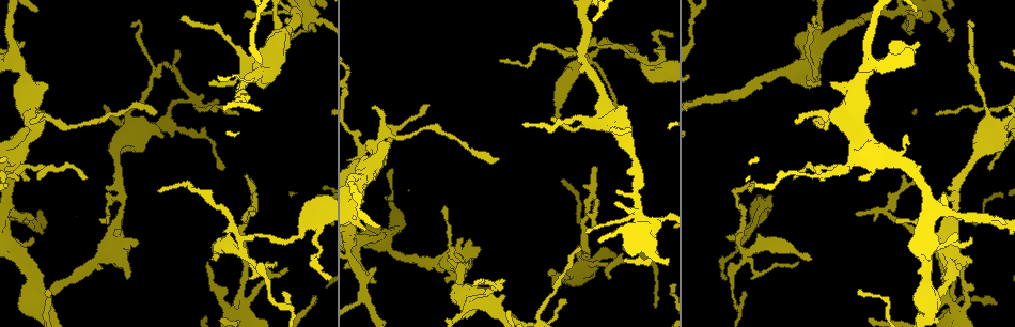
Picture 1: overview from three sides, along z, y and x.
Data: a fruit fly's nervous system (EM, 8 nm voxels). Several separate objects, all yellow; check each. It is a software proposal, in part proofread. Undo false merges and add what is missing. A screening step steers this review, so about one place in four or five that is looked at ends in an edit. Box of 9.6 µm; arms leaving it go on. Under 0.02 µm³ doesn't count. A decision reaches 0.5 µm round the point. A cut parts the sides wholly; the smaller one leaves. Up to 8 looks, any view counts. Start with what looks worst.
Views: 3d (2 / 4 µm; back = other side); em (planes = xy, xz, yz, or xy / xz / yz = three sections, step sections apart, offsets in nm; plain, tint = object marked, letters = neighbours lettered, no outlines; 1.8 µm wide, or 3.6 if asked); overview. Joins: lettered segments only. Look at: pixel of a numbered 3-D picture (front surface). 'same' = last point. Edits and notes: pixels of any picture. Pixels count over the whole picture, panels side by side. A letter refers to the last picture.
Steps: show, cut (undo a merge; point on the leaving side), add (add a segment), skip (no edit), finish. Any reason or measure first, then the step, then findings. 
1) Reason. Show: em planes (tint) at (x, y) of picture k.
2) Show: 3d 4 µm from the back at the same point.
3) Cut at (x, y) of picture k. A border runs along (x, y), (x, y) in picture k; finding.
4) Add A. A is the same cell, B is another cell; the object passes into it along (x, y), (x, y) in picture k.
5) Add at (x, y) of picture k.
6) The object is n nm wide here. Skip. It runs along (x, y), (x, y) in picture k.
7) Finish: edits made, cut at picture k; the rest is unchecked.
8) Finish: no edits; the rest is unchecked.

Sharp bend. Show: 3d 4 µm at (746, 254) of picture 1.

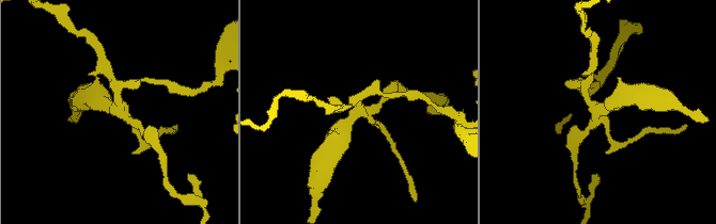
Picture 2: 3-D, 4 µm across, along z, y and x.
Need the tissue. Show: em yz step 8 (tint) at (594, 107) of picture 2.

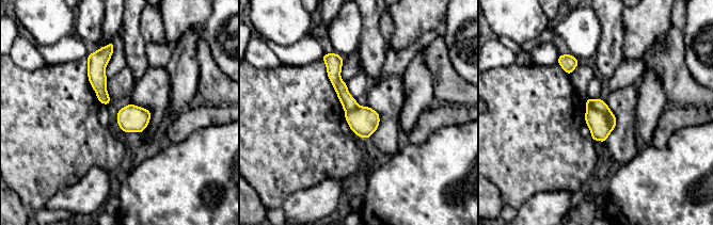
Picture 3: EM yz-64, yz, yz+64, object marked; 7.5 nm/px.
See the neighbours. Show: em yz step 8 (letters) at the same point.

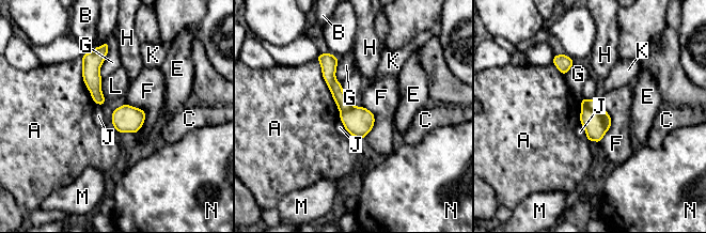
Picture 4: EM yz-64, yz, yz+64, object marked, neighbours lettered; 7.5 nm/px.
The object is 200 nm wide here. Cut at (593, 122) of picture 4. A, B, C, E, F, G, H, J, K, L, M and N are other cells; a border runs along (582, 107), (597, 111), (607, 130) in picture 4; two neurons meet here.

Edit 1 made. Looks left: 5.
Arms run side by side. Show: em yz step 8 (tint) at (301, 7) of picture 1.

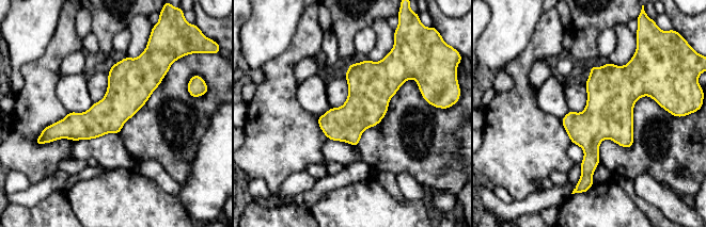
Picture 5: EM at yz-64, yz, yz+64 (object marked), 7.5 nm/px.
Show: em planes (letters) at the same point.

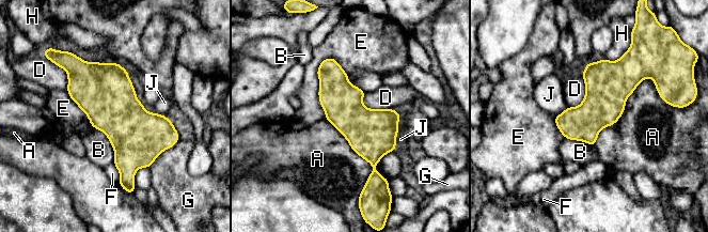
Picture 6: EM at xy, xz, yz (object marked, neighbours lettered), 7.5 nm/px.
Skip. A, B, D, E, F, G, H and J are other cells; a border runs along (582, 74), (584, 97), (568, 107) in picture 6; one neuron here.

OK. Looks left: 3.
Tapers out. Show: 3d 4 µm at (551, 271) of picture 1.

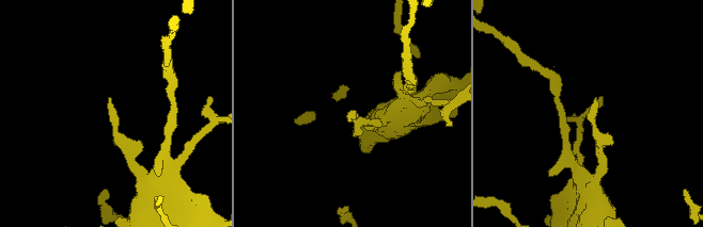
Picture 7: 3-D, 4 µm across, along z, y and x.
Show: em planes (tint) at (108, 99) of picture 7.

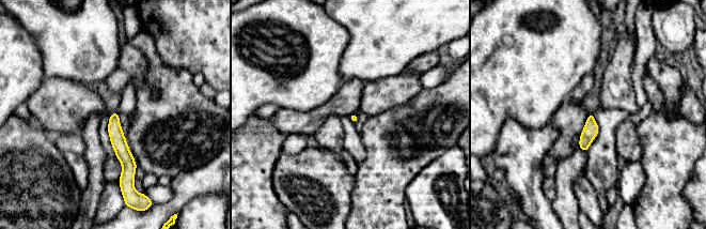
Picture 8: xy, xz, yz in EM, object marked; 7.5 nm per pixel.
See the neighbours. Show: em planes (letters) at the same point.

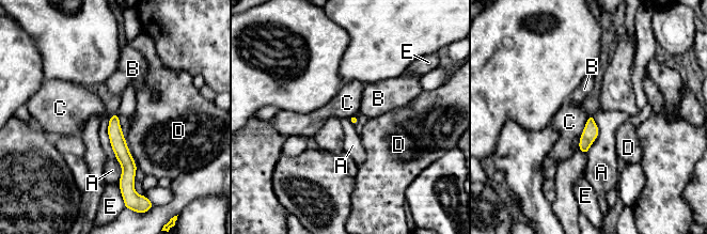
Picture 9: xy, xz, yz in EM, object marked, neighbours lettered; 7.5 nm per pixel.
Skip. A, B, C, D and E are other cells; it runs along (112, 118), (126, 160), (123, 182) in picture 9; no lettered segment goes on from it.

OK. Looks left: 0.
Finish: edits made, cut at picture 4; the rest is unchecked.

